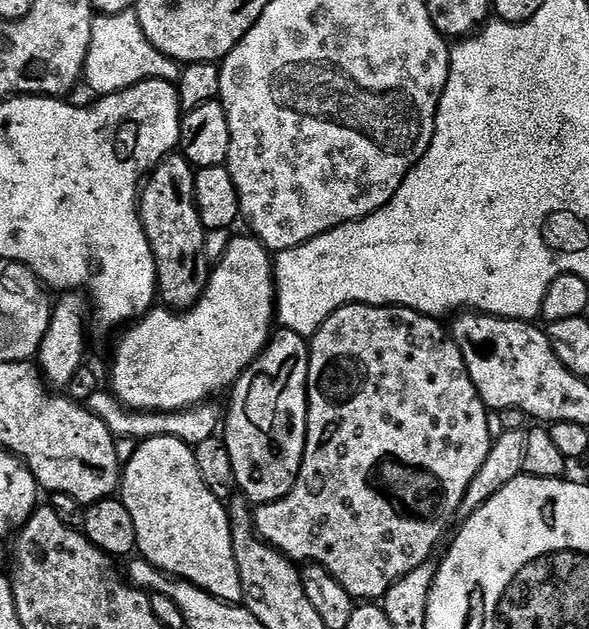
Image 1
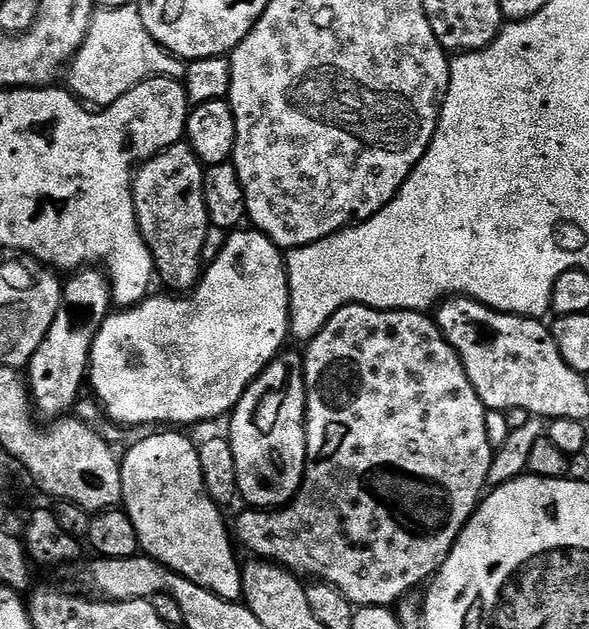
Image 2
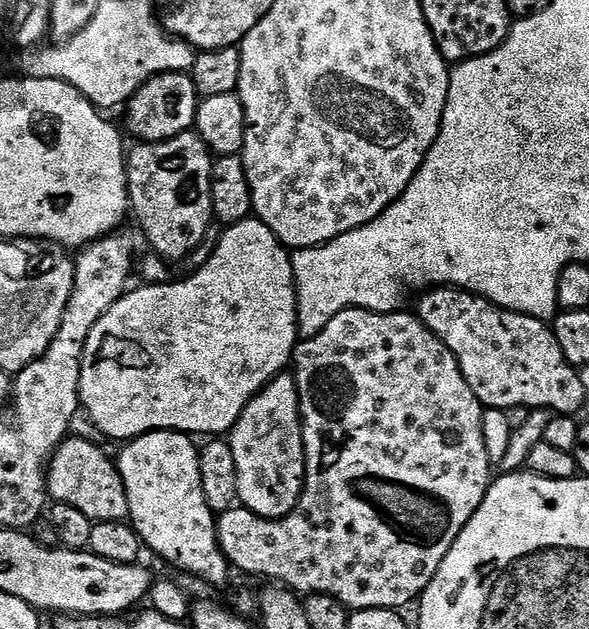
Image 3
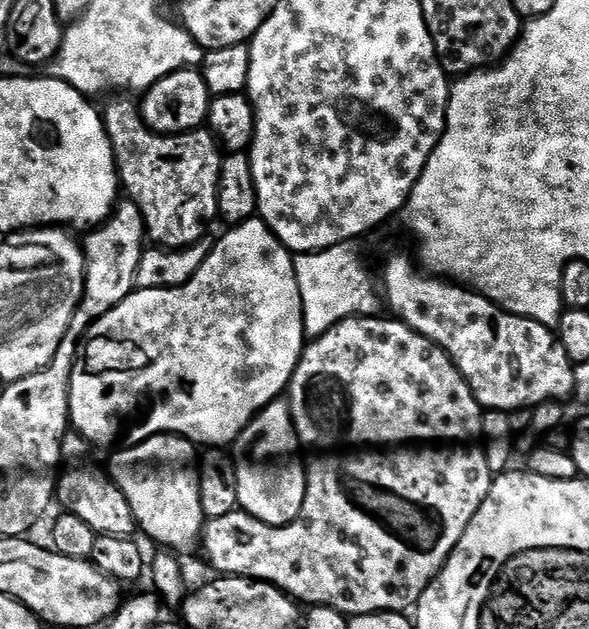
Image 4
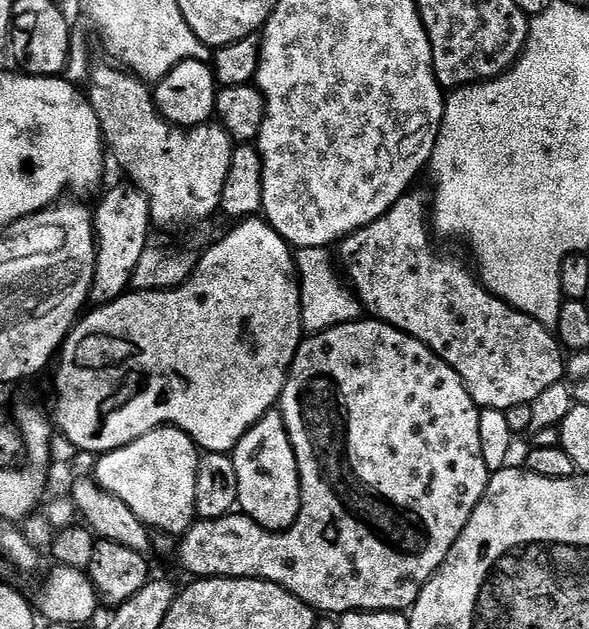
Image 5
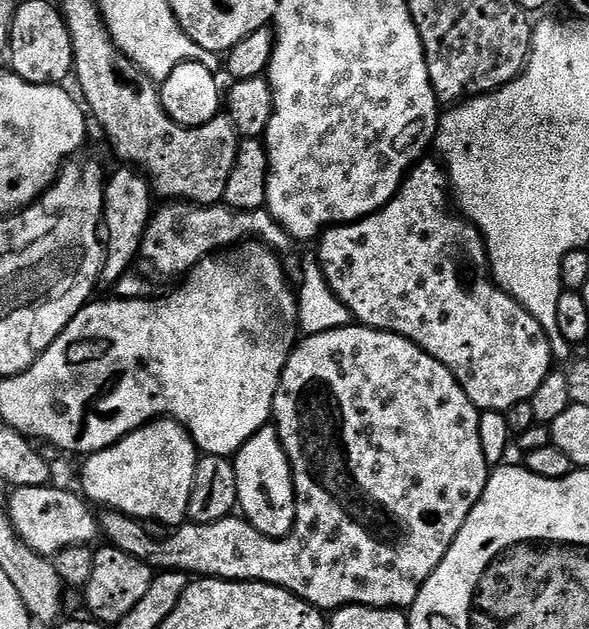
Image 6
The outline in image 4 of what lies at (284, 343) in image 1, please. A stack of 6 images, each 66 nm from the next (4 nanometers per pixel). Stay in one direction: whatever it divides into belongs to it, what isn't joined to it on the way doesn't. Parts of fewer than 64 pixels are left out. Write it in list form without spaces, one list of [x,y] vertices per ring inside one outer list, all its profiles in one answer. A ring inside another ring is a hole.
[[[275,398],[253,417],[234,442],[238,474],[238,505],[254,518],[275,528],[298,518],[306,498],[306,460],[292,421],[292,407],[287,399]]]

